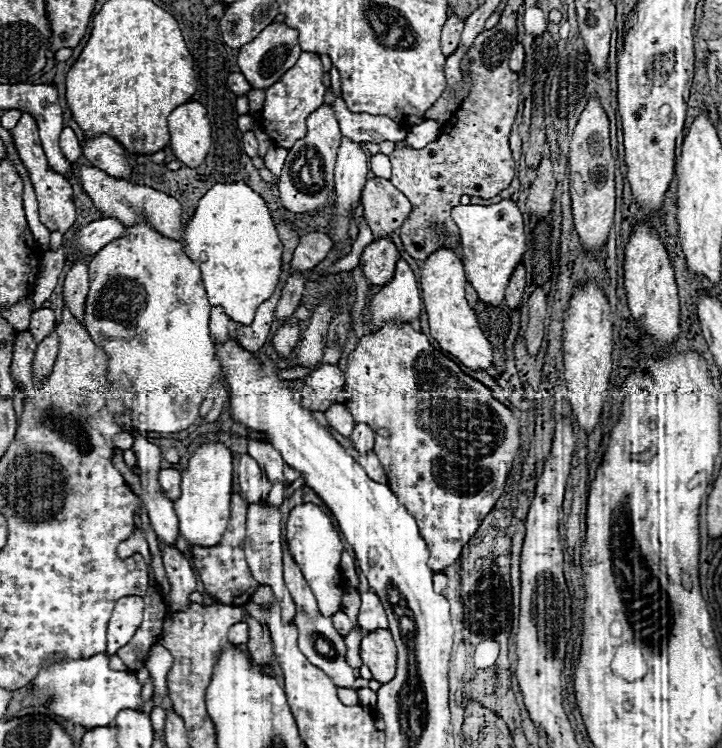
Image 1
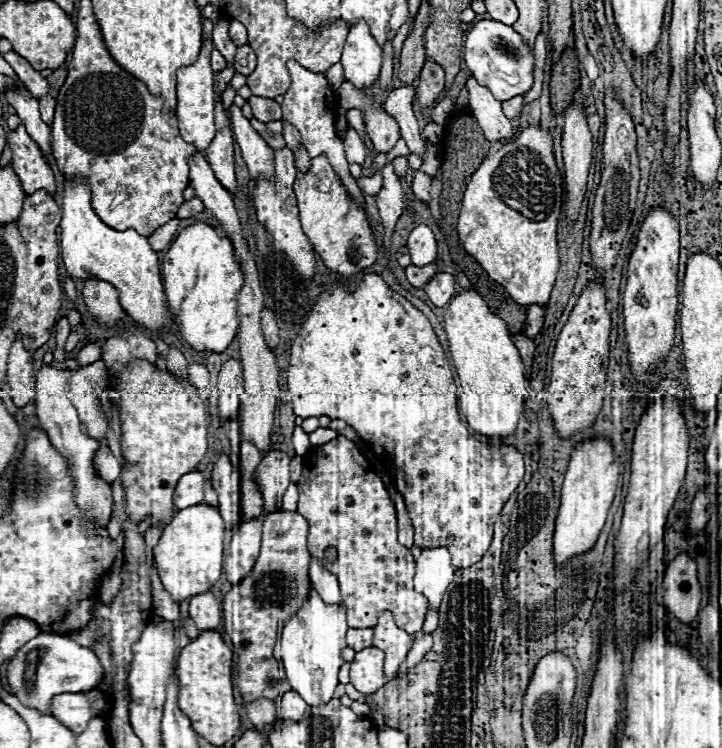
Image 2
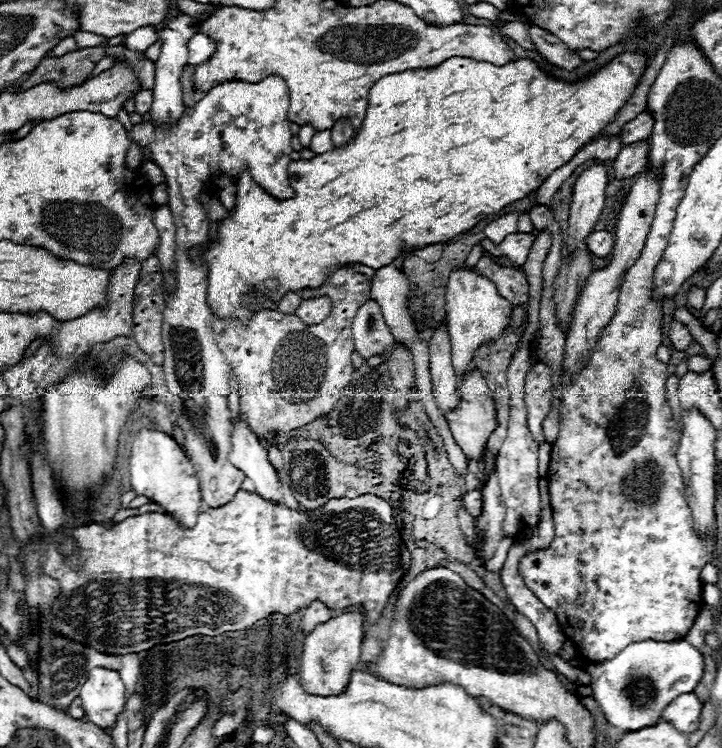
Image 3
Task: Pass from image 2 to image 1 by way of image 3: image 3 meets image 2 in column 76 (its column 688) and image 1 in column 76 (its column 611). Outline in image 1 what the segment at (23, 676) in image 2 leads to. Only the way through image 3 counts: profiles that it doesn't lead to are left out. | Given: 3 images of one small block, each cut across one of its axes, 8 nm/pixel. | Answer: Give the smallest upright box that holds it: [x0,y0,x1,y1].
[32,654,142,730]

